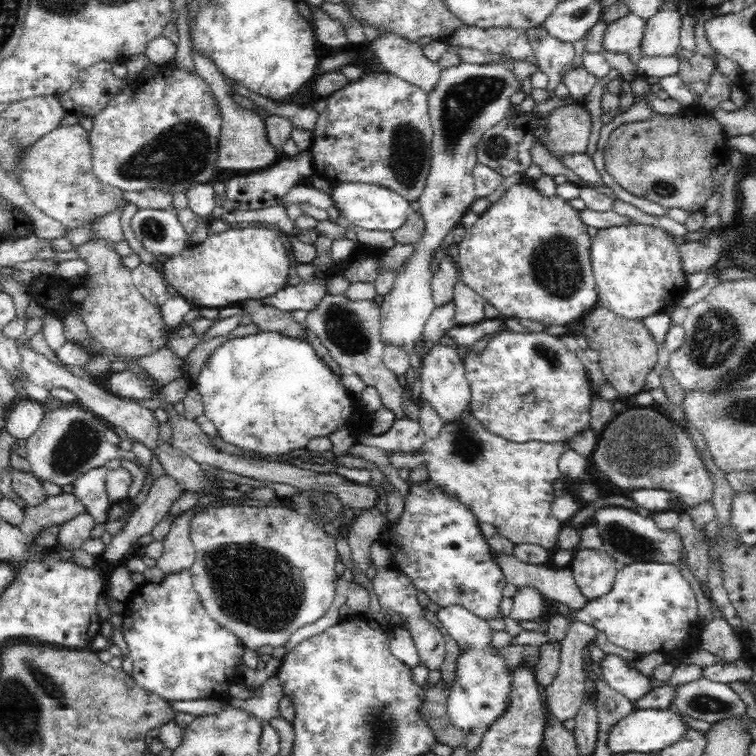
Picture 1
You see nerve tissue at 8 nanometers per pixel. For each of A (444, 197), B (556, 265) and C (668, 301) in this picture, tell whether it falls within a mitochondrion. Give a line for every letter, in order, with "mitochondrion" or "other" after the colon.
A: mitochondrion
B: mitochondrion
C: other

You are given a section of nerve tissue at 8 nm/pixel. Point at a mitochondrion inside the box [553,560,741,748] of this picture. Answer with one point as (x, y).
(705, 703)

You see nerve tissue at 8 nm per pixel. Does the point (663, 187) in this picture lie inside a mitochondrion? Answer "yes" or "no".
yes

